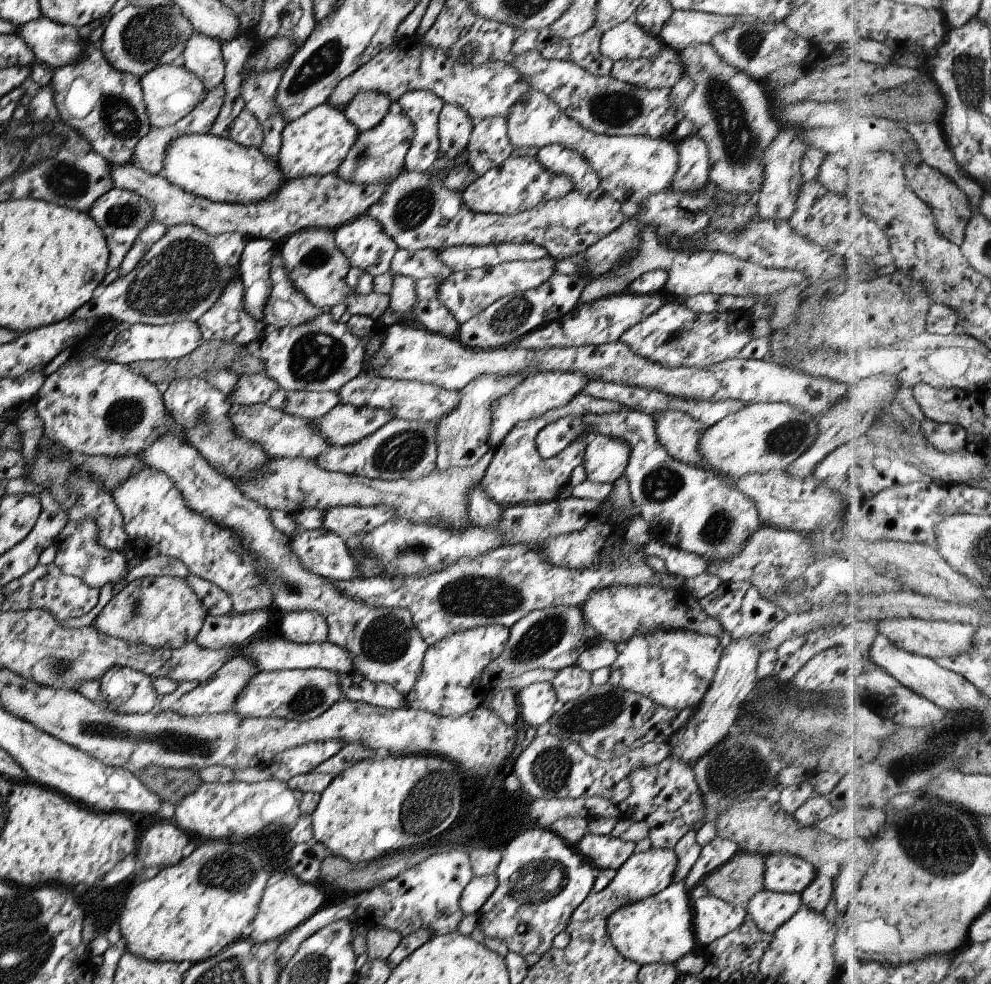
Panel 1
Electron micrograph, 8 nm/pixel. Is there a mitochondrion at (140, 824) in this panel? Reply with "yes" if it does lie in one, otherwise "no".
no

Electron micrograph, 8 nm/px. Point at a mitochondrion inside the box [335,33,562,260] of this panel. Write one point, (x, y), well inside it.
(414, 208)

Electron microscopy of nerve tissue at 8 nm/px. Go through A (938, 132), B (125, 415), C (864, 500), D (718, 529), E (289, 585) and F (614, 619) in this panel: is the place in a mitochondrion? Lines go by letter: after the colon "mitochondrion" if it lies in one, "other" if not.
A: other
B: mitochondrion
C: other
D: mitochondrion
E: mitochondrion
F: other

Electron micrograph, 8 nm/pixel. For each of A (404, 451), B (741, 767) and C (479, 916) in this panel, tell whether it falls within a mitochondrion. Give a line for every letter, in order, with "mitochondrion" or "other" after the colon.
A: mitochondrion
B: mitochondrion
C: other

